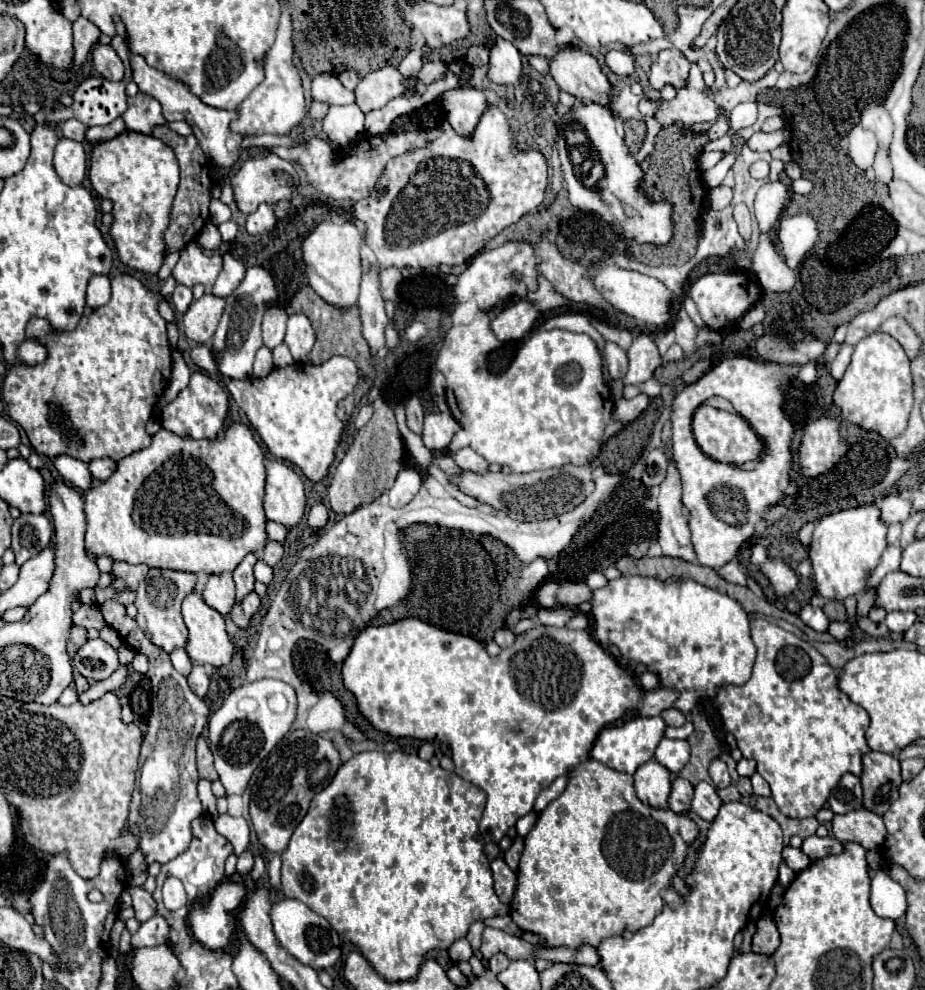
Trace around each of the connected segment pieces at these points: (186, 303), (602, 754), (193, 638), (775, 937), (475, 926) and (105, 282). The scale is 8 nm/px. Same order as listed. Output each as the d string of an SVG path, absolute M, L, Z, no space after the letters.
M176 285L174 293L172 293L172 305L178 313L186 313L186 309L190 307L192 303L192 289L186 287L186 285Z
M636 717L628 723L624 723L622 727L606 727L592 749L592 759L622 771L622 773L634 773L640 765L644 765L646 761L650 761L654 757L654 751L660 743L660 739L664 737L664 721L662 717Z
M198 591L190 593L184 599L182 617L184 617L184 623L188 627L188 641L186 641L184 649L186 649L186 653L188 653L192 663L210 665L210 667L222 667L222 665L228 665L232 661L234 643L232 643L232 639L226 633L224 617L220 613L216 613L216 609L210 609L208 605L204 605L204 599L200 597Z
M766 915L756 923L756 927L758 929L752 939L752 951L762 953L762 955L772 955L780 945L780 935L778 935L774 919L770 915Z
M472 923L470 925L470 929L468 929L468 935L466 935L466 939L470 941L470 945L472 945L472 949L478 949L480 947L480 941L482 941L482 931L484 931L484 923Z
M104 275L92 277L88 283L88 307L96 309L110 301L110 279Z

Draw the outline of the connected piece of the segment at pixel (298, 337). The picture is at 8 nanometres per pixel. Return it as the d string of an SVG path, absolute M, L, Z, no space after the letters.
M296 313L296 315L288 317L284 343L288 345L288 349L296 361L306 359L306 355L310 353L310 349L314 345L314 329L306 315Z

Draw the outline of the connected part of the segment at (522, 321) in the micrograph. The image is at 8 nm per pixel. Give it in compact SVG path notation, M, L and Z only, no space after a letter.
M522 299L516 305L508 307L506 311L498 313L492 321L492 329L500 341L512 341L526 337L536 327L538 321L540 321L538 307L532 301Z

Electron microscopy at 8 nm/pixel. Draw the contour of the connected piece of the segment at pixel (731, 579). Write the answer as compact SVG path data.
M732 559L732 561L726 563L726 565L722 565L722 567L718 569L718 575L720 575L722 579L726 579L728 583L746 585L746 573L744 573L744 569L740 567L740 563L738 563L736 559Z

